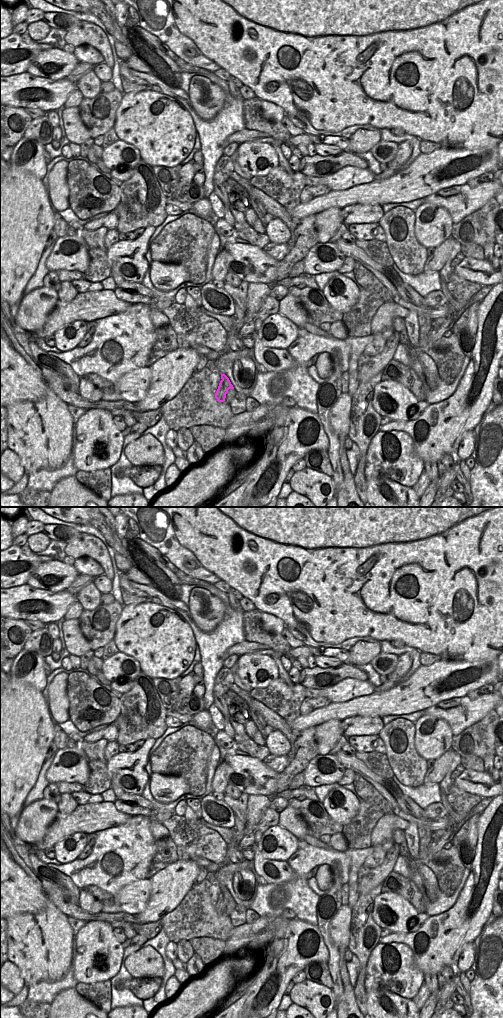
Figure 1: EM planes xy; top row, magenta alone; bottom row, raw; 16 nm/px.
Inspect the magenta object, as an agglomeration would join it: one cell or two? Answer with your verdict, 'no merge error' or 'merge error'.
merge error

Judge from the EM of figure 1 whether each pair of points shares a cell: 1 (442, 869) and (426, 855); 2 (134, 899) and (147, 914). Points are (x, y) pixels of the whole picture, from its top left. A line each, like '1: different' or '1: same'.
1: same
2: different

